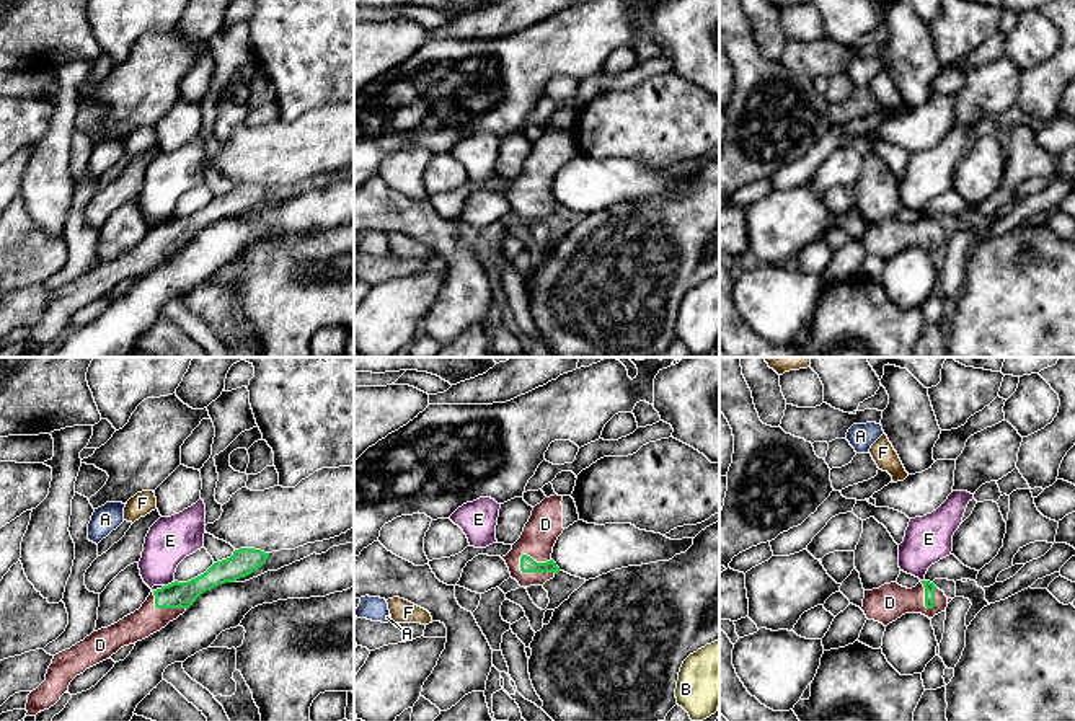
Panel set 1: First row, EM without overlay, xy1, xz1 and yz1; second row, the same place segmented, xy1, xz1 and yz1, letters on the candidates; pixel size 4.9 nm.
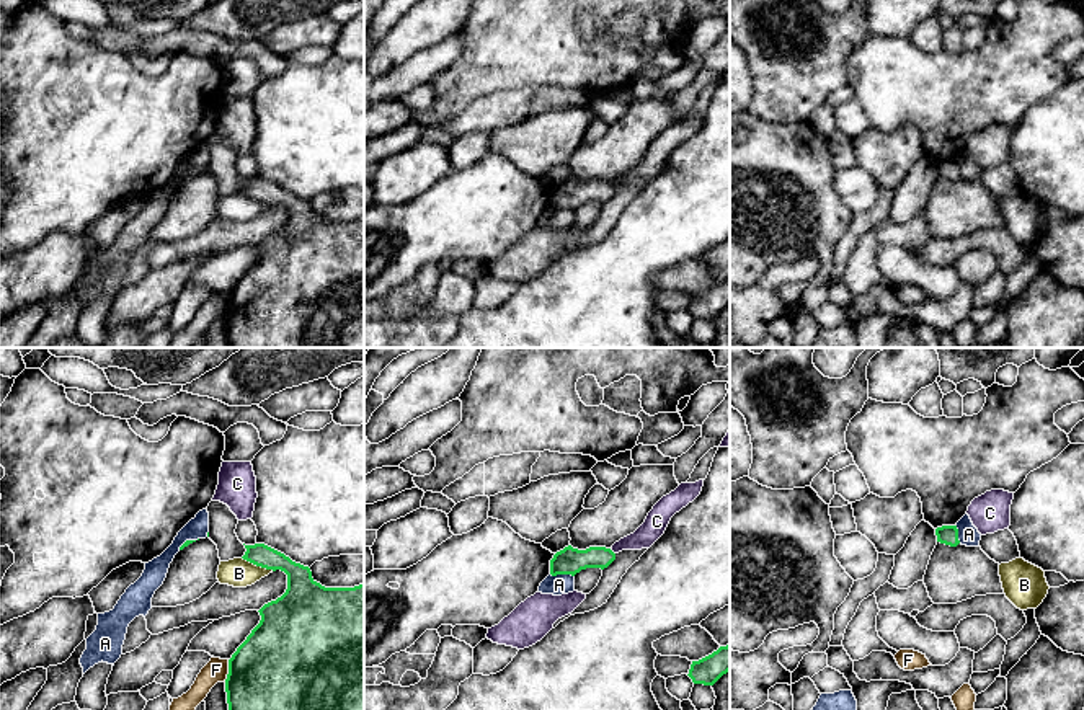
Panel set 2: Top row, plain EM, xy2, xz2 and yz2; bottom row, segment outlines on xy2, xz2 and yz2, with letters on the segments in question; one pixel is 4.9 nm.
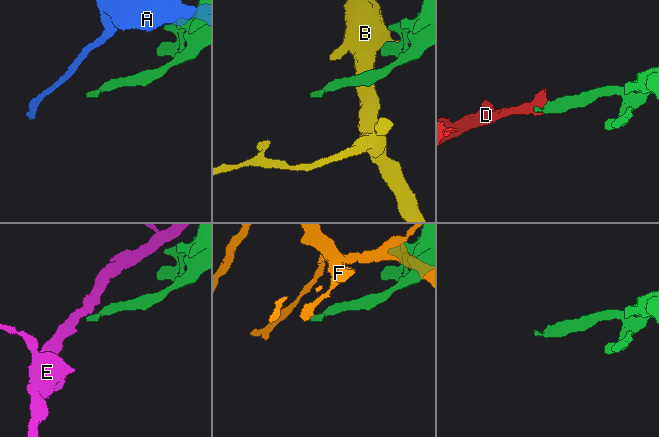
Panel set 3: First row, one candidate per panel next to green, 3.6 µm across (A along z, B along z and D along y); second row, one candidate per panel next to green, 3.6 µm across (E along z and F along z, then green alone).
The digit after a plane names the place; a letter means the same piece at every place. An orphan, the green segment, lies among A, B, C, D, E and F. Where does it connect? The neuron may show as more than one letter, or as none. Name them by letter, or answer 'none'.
D

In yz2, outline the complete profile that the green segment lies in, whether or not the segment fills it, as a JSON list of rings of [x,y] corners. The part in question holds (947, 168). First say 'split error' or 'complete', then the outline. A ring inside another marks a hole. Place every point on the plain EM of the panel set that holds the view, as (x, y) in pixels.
complete; [[[957,160],[937,162],[935,170],[937,170],[937,176],[950,180],[950,181],[957,181],[960,178]]]

